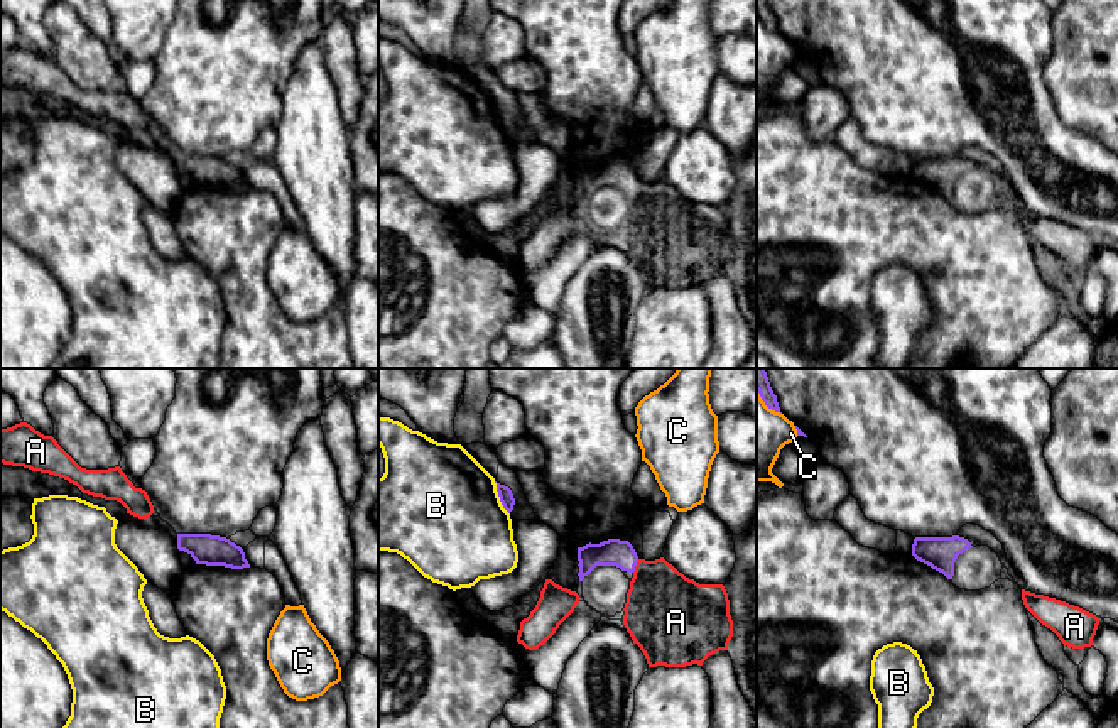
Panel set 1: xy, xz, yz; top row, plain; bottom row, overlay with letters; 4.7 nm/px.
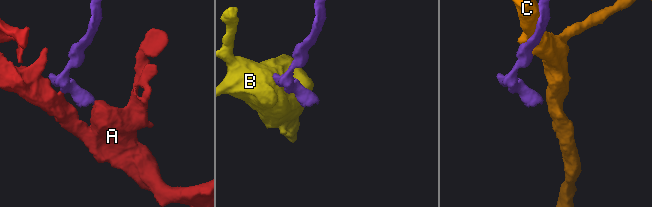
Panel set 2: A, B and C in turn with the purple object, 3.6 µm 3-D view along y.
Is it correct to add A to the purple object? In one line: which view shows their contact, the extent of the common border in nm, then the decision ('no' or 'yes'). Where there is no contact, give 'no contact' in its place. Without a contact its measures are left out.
xz | 70 nm | yes

